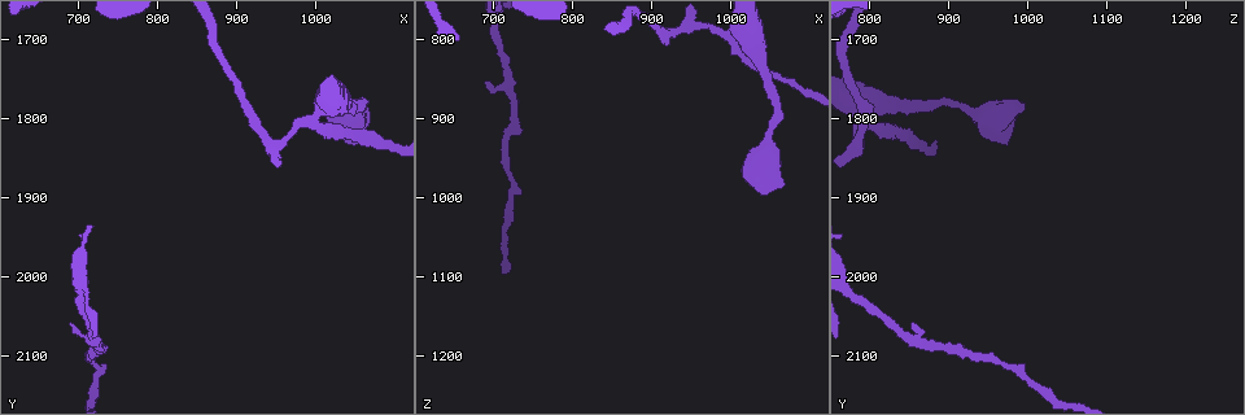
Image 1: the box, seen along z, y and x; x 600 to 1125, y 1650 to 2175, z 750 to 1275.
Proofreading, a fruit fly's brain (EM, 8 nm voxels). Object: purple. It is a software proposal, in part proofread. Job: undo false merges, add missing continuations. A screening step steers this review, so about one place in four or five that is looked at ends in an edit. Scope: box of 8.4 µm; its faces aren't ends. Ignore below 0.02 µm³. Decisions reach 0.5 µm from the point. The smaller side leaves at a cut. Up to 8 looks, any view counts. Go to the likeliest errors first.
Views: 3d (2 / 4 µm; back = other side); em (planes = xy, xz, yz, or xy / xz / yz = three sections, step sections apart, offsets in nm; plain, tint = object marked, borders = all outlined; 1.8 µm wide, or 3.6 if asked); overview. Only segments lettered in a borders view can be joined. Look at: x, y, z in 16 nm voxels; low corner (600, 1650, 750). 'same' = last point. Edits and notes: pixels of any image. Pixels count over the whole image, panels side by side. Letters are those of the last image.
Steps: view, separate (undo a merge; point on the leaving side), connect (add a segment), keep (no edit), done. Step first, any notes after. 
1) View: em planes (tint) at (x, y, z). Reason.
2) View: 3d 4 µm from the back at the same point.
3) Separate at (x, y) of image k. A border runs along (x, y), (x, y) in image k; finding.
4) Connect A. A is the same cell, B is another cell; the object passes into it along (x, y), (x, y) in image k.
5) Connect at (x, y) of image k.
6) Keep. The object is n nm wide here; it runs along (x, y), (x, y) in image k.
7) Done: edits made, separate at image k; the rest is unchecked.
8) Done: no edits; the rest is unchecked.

View: em planes (borders) at (690, 2060, 855). Thin end.

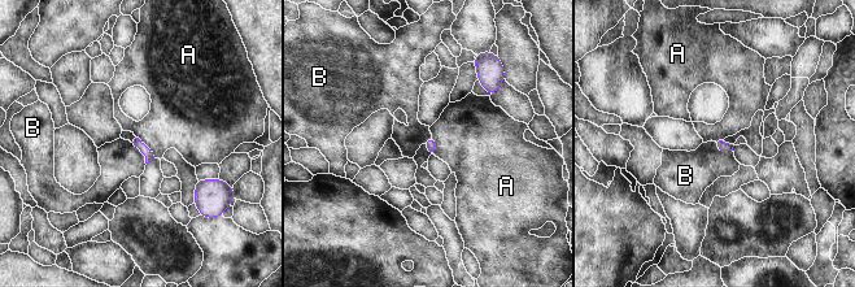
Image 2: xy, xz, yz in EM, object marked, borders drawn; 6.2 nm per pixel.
Keep. A and B are other cells; none of them fits.

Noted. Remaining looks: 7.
View: 3d 4 µm at (1050, 1790, 935). Calibre changes.

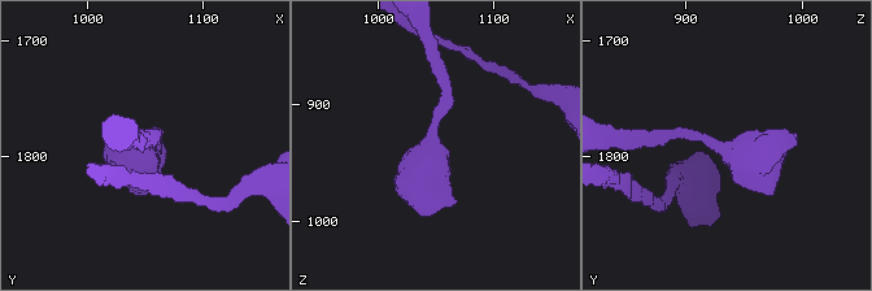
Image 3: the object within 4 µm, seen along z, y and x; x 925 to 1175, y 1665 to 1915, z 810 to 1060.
View: em 3.6 µm xy step 16 (tint) at (1048, 1792, 934).

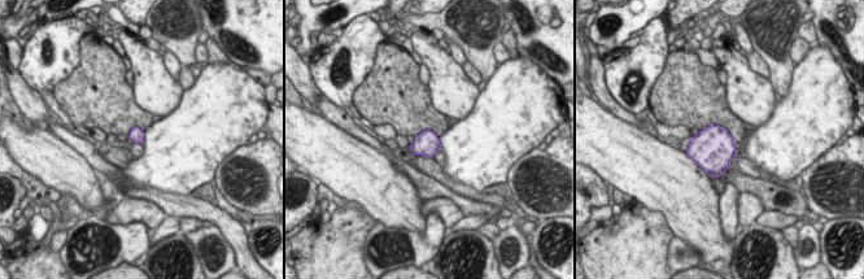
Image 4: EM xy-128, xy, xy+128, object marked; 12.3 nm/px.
View: em 3.6 µm planes (borders) at the same point. Another direction.

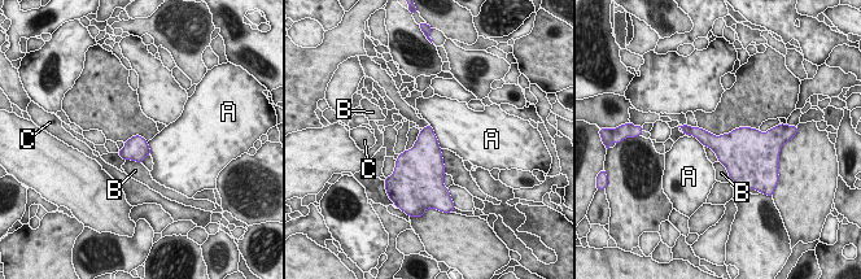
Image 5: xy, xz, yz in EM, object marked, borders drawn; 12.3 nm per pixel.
Keep. The object is 300 nm wide here; A, B and C are other cells; a border runs along (429, 123), (441, 148) in image 5; all the same neuron.

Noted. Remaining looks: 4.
View: 3d 4 µm at (945, 1835, 785). Sharp bend.

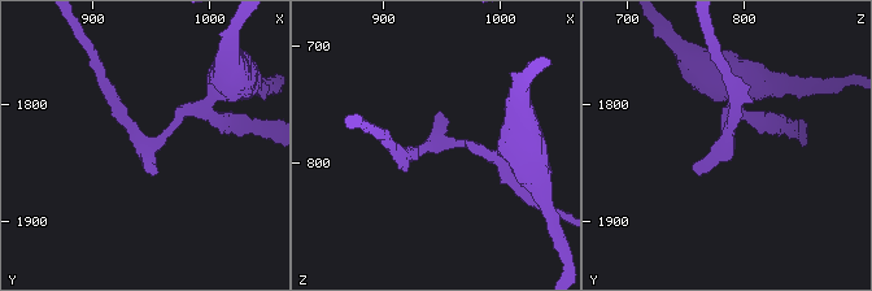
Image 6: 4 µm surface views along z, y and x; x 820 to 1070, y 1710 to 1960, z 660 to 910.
View: em yz step 4 (plain) at (946, 1834, 784). Need the tissue.

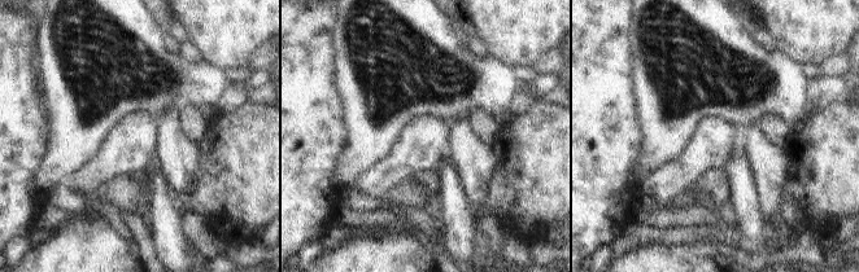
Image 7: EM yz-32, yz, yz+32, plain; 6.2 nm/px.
View: em yz step 4 (borders) at the same point.

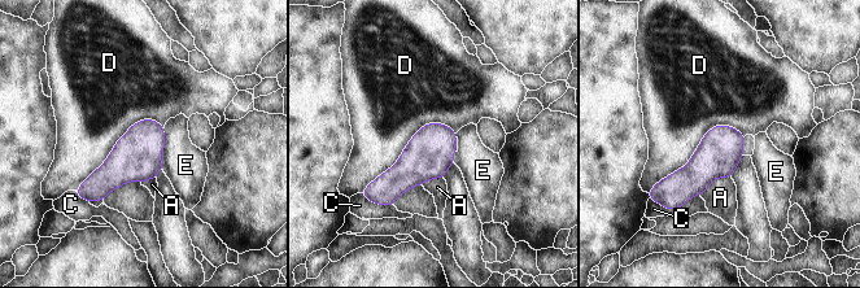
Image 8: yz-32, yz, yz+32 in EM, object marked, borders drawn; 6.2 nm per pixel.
Keep. A, C, D and E are other cells; a border runs along (742, 132), (715, 125), (649, 192) in image 8; continuous, no second neuron.

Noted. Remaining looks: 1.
Done: no edits; the rest is unchecked.

